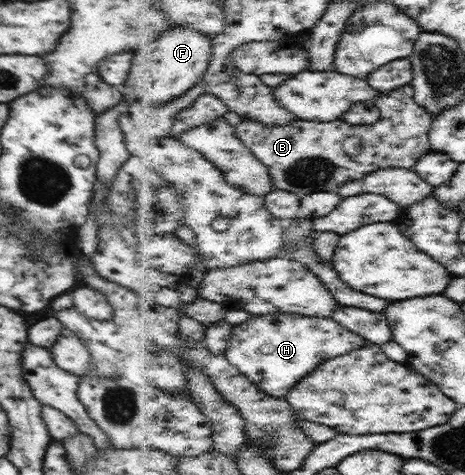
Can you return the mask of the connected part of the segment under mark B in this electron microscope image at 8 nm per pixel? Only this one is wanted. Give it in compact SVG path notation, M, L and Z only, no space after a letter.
M412 84L391 92L382 93L376 104L381 108L381 121L373 125L353 125L344 119L334 122L299 120L291 125L265 125L261 121L244 119L236 127L239 138L270 168L279 189L298 194L302 199L315 192L335 192L350 181L367 178L374 172L396 166L415 171L419 161L435 152L431 142L434 116L416 100Z

